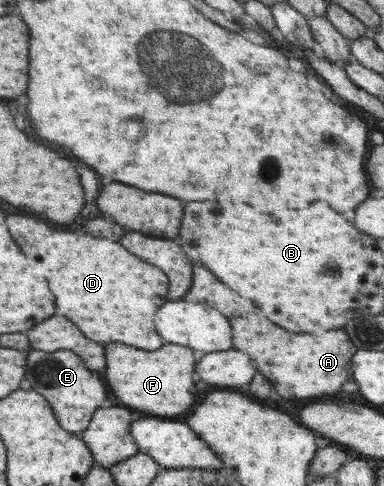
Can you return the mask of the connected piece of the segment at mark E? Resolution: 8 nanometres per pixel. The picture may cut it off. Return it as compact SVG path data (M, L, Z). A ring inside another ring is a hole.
M30 349L27 352L27 370L24 377L25 386L43 394L54 409L58 422L68 433L84 431L91 423L91 417L99 409L110 404L110 393L106 381L98 375L92 375L87 363L72 350L44 352Z

